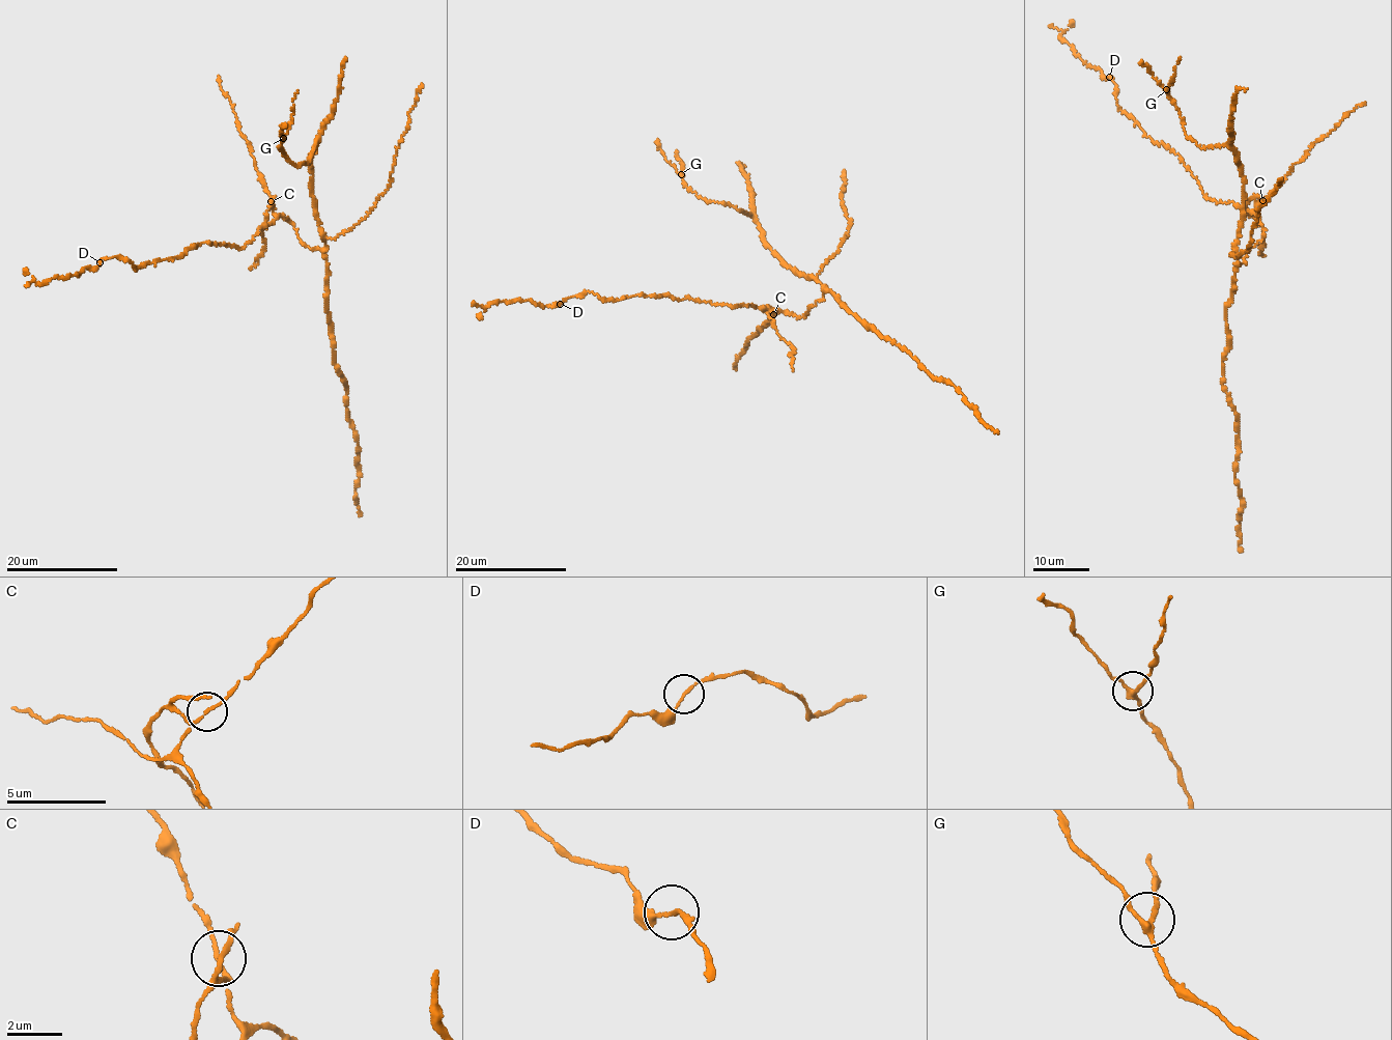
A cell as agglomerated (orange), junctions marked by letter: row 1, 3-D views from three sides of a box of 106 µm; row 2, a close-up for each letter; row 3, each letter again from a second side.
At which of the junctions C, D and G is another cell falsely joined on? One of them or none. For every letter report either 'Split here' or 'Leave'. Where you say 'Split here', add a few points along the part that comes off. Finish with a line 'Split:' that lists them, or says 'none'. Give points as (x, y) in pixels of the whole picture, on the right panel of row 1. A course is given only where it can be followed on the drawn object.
C: Split here. Course of the part to remove: (1262, 200), (1259, 203), (1252, 198), (1246, 203), (1248, 213), (1261, 227), (1260, 254), (1265, 256)
D: Leave
G: Leave
Split: C

